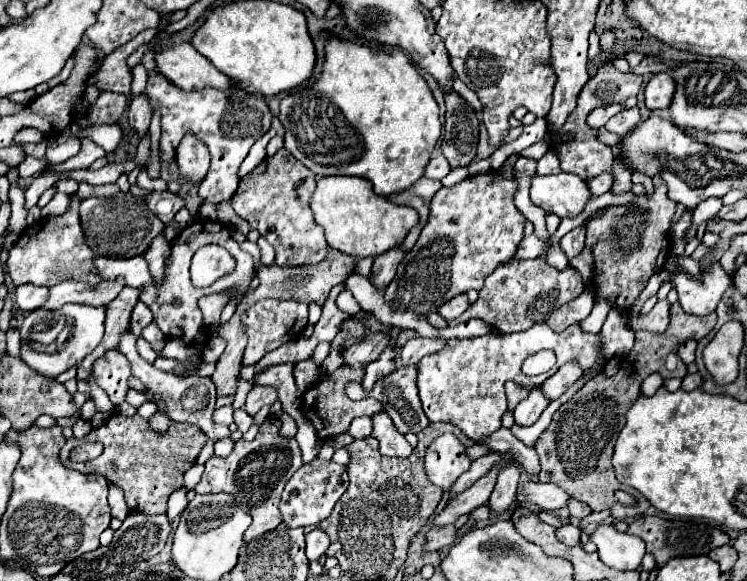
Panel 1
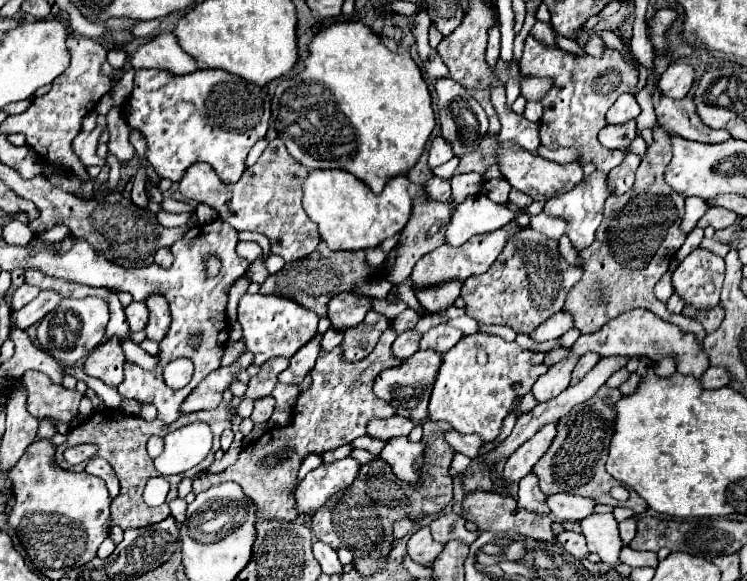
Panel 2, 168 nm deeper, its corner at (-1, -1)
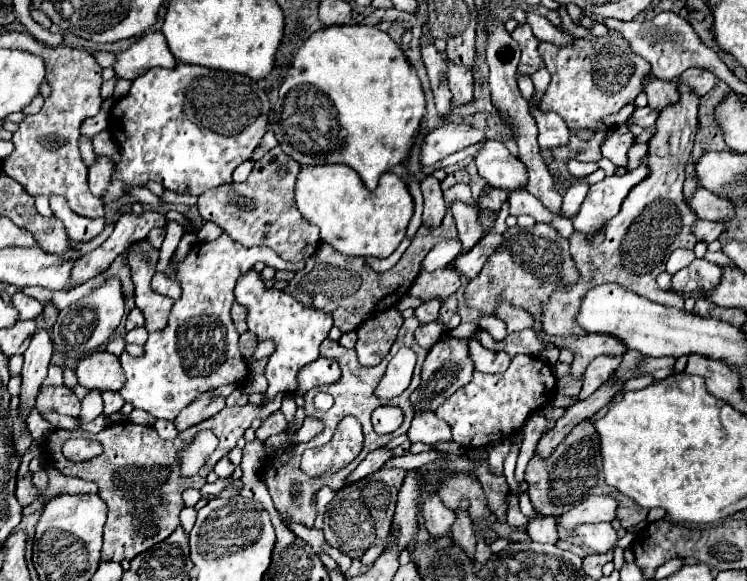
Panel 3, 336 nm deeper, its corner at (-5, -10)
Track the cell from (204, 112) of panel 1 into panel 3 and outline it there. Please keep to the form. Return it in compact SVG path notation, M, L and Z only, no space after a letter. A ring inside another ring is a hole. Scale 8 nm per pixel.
M178 63L176 69L150 69L142 77L132 81L128 95L114 103L108 119L108 131L116 139L122 151L122 161L118 171L112 175L112 185L104 193L104 201L114 201L124 195L124 183L128 185L146 185L146 181L158 181L166 189L176 193L199 196L206 189L232 183L234 169L248 161L266 135L268 127L270 101L266 91L252 83L244 75L232 75L224 71L208 71L206 67L192 67ZM196 127L200 135L196 135ZM162 137L162 149L158 149L158 139Z

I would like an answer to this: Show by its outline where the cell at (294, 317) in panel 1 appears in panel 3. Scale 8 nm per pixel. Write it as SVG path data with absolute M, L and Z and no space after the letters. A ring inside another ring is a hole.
M254 269L248 271L244 279L240 279L234 293L236 293L236 303L248 309L248 317L246 317L248 331L256 335L258 343L270 339L276 345L274 353L268 357L268 365L264 373L268 379L266 397L274 397L280 391L292 393L296 389L298 369L320 355L318 347L328 337L328 331L332 327L332 317L320 309L304 307L302 303L298 303L292 295L284 291L264 289L264 283L260 281L260 273Z

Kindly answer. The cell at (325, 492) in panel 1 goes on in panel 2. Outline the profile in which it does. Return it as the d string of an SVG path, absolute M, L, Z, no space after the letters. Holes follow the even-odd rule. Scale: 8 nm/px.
M344 458L334 464L320 464L296 488L296 506L300 514L316 512L332 494L348 488L360 470L360 462Z

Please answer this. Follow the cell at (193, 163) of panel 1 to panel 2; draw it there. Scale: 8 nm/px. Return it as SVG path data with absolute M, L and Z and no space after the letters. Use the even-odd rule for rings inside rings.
M278 138L272 140L258 162L244 170L242 178L236 184L220 182L216 172L208 164L194 164L188 168L184 178L180 180L180 192L206 204L218 212L218 216L228 222L238 232L262 232L270 238L272 254L282 256L286 262L300 260L314 252L320 242L318 226L306 216L302 208L302 180L308 176L308 168L296 162L288 152L284 142Z

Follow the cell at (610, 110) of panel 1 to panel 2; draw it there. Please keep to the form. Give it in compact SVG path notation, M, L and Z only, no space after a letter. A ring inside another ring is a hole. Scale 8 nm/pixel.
M622 94L622 96L614 102L612 110L608 110L606 118L608 118L610 124L624 124L624 122L628 122L628 120L638 118L638 114L640 114L640 106L638 106L636 98L634 98L632 94Z

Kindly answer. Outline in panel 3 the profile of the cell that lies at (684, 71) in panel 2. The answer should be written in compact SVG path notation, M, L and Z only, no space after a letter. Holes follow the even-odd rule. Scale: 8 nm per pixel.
M688 69L678 79L680 85L688 85L692 89L692 93L698 97L706 95L716 85L716 81L718 79L710 71L704 71L704 69Z

